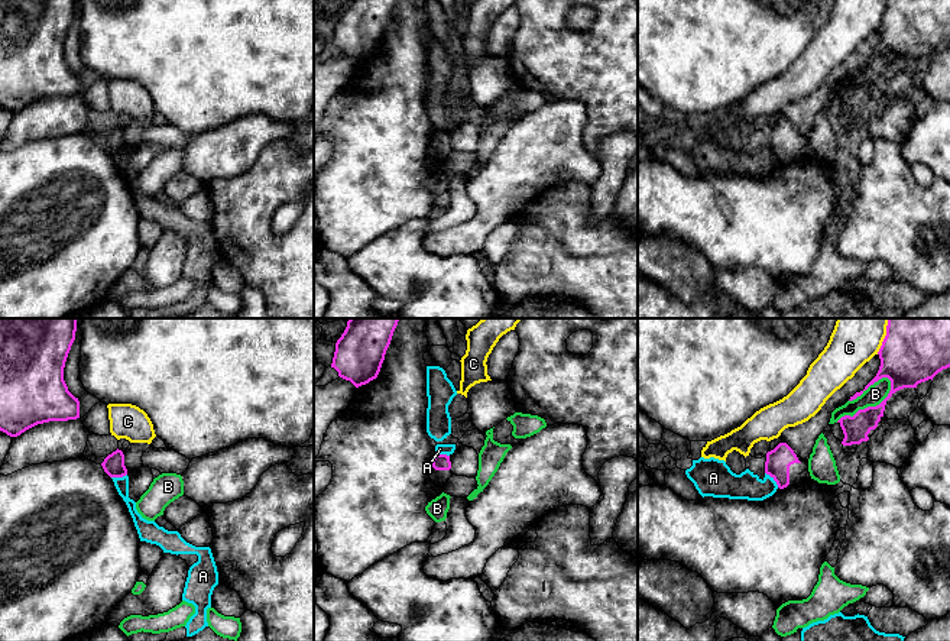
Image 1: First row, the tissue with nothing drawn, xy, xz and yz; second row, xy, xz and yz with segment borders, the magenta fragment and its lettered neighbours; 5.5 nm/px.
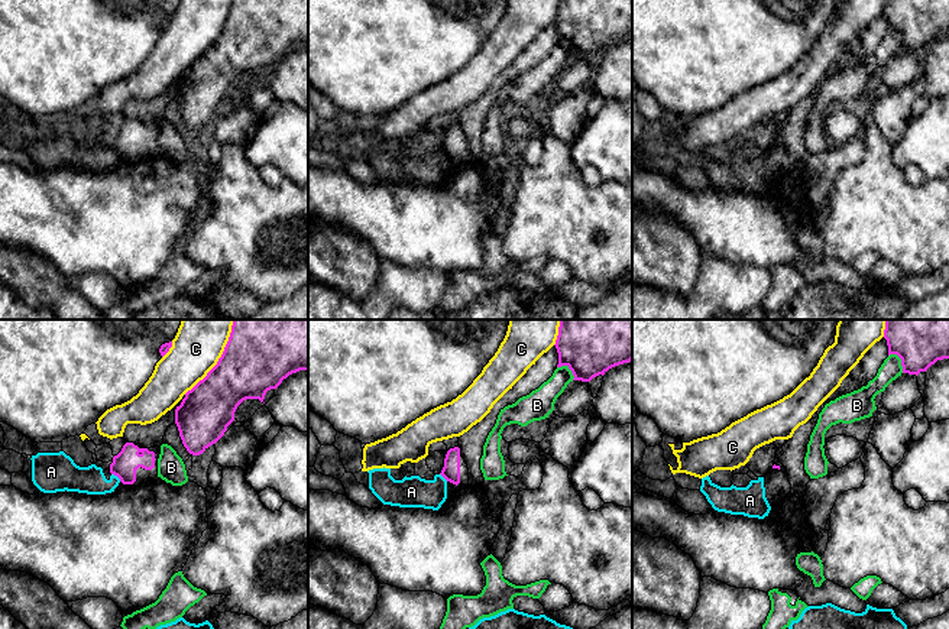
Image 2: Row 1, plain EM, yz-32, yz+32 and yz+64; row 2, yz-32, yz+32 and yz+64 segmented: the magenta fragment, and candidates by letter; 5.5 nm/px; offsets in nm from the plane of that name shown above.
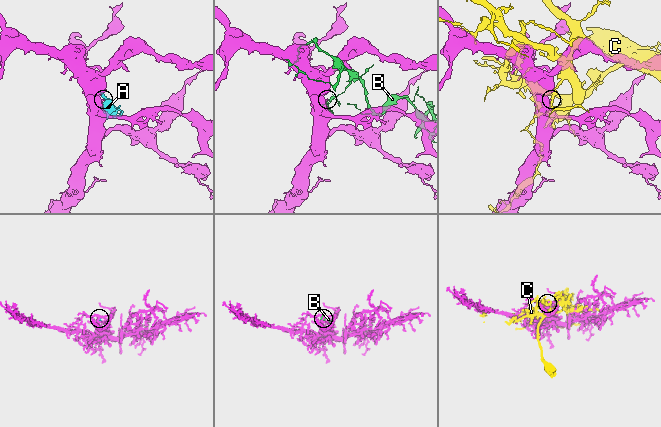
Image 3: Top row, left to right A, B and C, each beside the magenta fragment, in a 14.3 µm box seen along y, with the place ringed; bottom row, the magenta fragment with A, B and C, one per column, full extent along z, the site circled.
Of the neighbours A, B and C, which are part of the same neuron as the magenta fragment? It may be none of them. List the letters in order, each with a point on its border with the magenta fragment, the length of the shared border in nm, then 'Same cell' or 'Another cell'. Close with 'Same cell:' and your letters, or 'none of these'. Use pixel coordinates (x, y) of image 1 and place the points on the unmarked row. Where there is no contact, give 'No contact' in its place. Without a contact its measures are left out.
A: Touches magenta at yz (774, 155). Shared border 120 nm. Another cell
B: Touches magenta at yz (868, 83). Shared border 380 nm. Another cell
C: Touches magenta at yz (884, 15). Shared border 180 nm. Another cell
Same cell: none of these

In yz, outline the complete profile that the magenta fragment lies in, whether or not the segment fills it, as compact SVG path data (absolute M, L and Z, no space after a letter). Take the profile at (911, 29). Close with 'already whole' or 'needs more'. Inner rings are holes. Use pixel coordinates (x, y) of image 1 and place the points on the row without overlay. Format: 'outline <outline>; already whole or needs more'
outline M888 0L878 30L879 46L863 67L882 54L891 56L891 67L879 81L859 85L853 93L844 91L837 97L844 110L843 122L869 116L868 110L878 103L886 77L896 67L917 64L950 43L950 0Z; already whole

